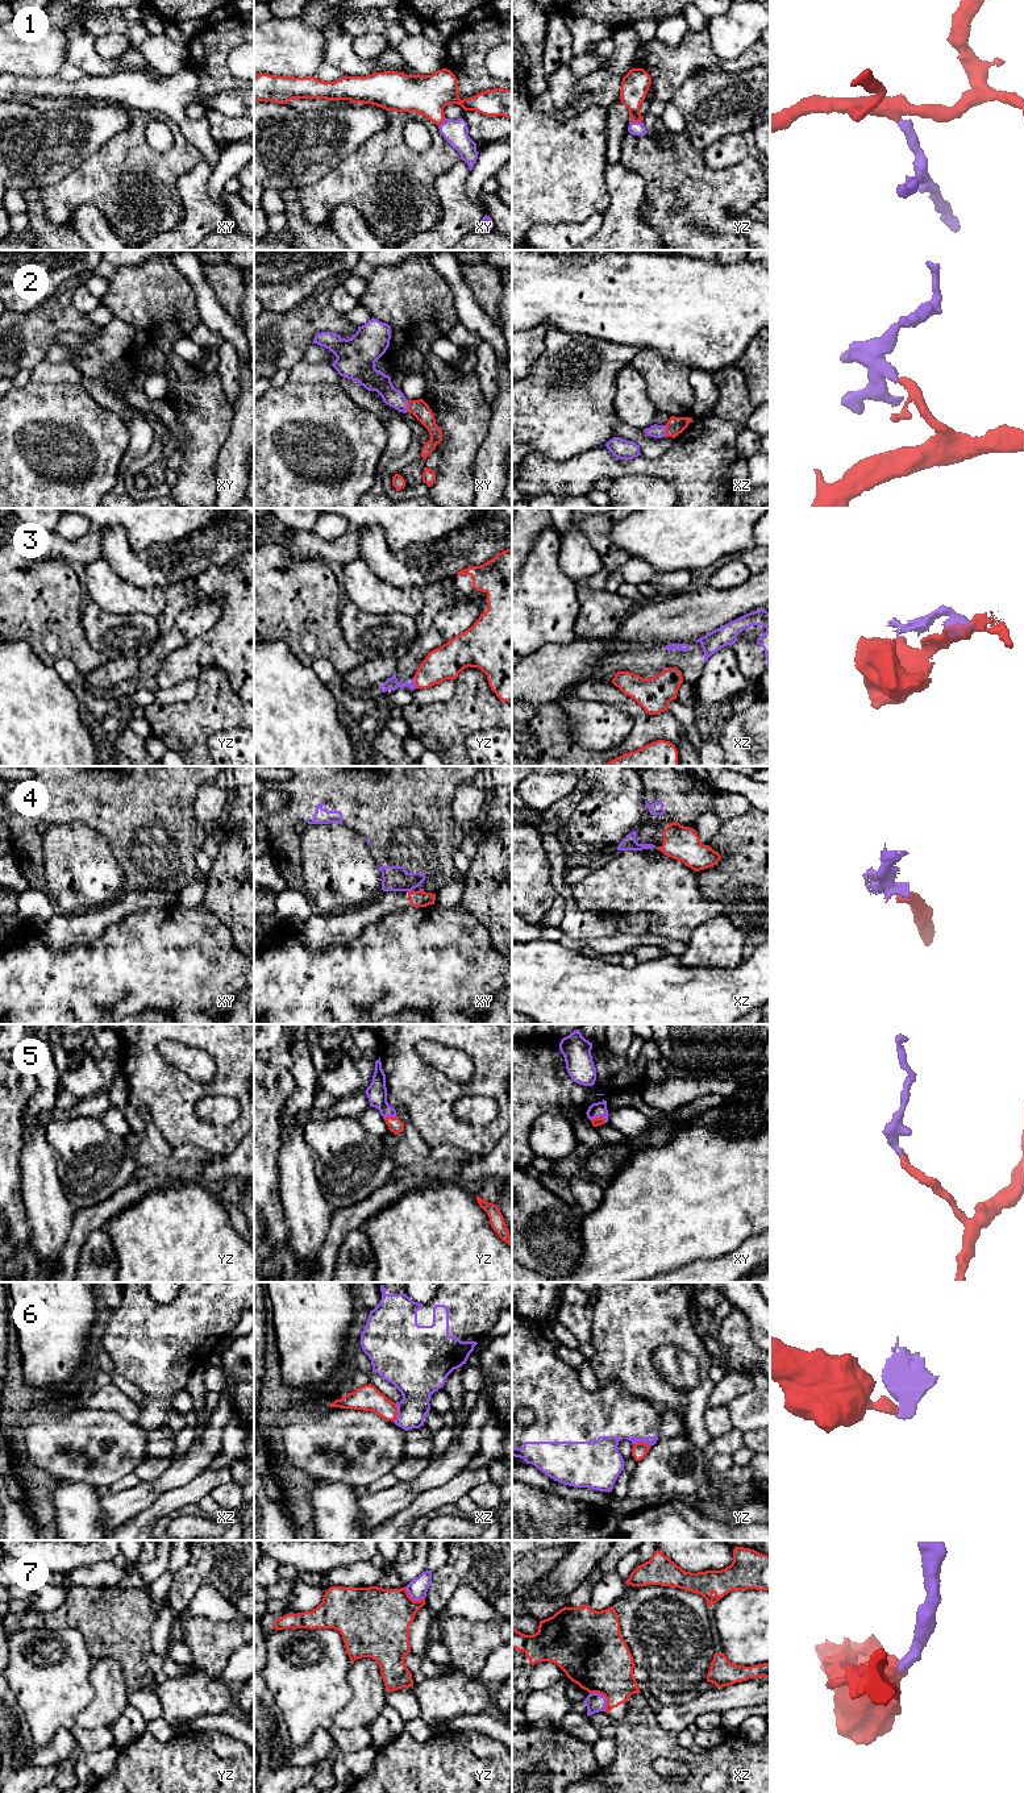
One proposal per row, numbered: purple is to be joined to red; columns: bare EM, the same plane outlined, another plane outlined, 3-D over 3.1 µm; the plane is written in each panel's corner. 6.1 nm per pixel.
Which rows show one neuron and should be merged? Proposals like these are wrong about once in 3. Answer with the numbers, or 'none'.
1, 2, 5

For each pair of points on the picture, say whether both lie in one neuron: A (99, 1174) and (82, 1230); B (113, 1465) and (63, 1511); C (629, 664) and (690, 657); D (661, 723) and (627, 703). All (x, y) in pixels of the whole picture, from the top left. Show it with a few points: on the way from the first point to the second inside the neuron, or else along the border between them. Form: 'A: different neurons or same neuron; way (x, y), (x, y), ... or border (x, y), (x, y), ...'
A: different neurons; border (115, 1193), (99, 1203), (76, 1211)
B: different neurons; border (65, 1481), (87, 1482), (95, 1488)
C: same neuron; way (644, 661), (675, 657)
D: same neuron; way (653, 723), (646, 723), (635, 711)

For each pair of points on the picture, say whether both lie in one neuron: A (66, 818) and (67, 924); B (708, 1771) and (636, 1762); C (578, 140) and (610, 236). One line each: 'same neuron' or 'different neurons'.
A: different neurons
B: same neuron
C: same neuron

